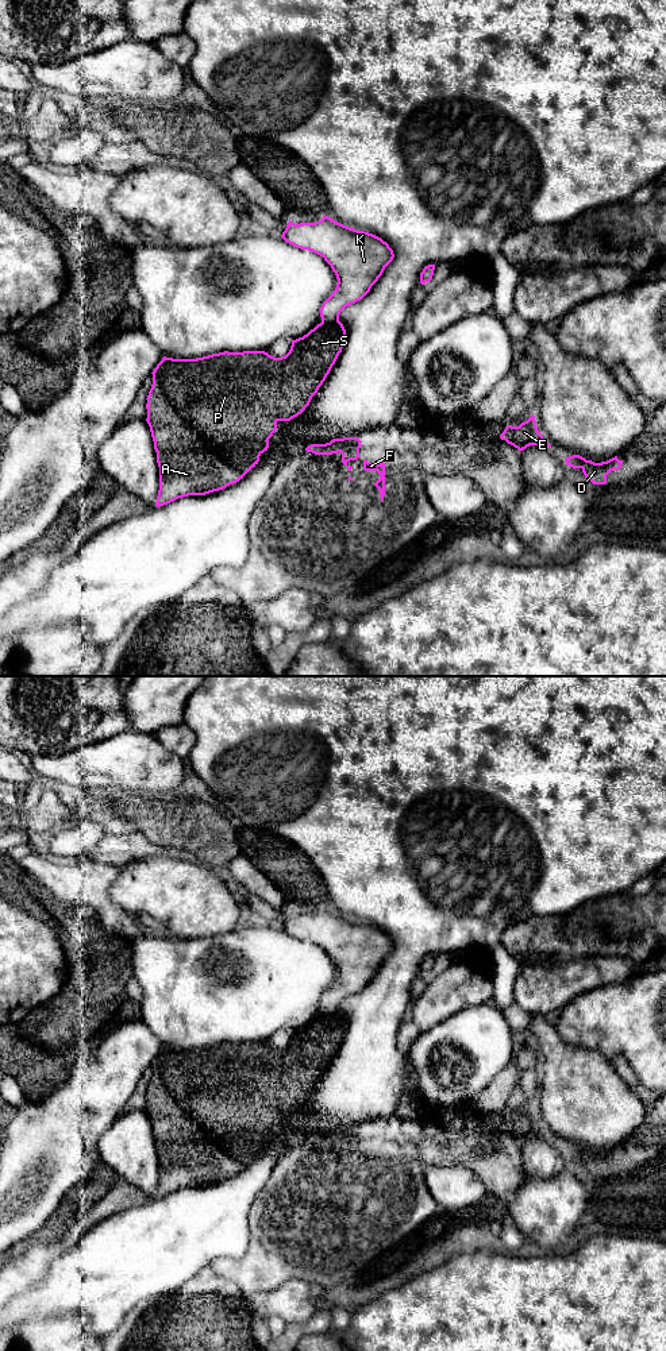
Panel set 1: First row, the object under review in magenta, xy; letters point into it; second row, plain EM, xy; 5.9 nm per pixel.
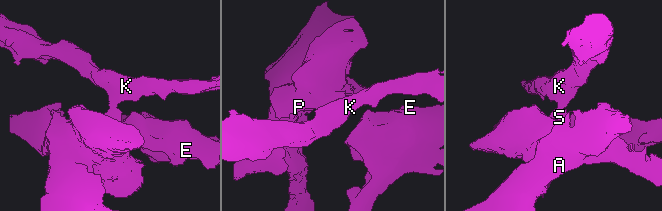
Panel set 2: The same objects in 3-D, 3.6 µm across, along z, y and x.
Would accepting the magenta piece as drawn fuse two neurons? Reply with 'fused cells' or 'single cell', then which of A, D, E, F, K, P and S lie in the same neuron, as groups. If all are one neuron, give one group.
fused cells; groups A D E F P S / K

